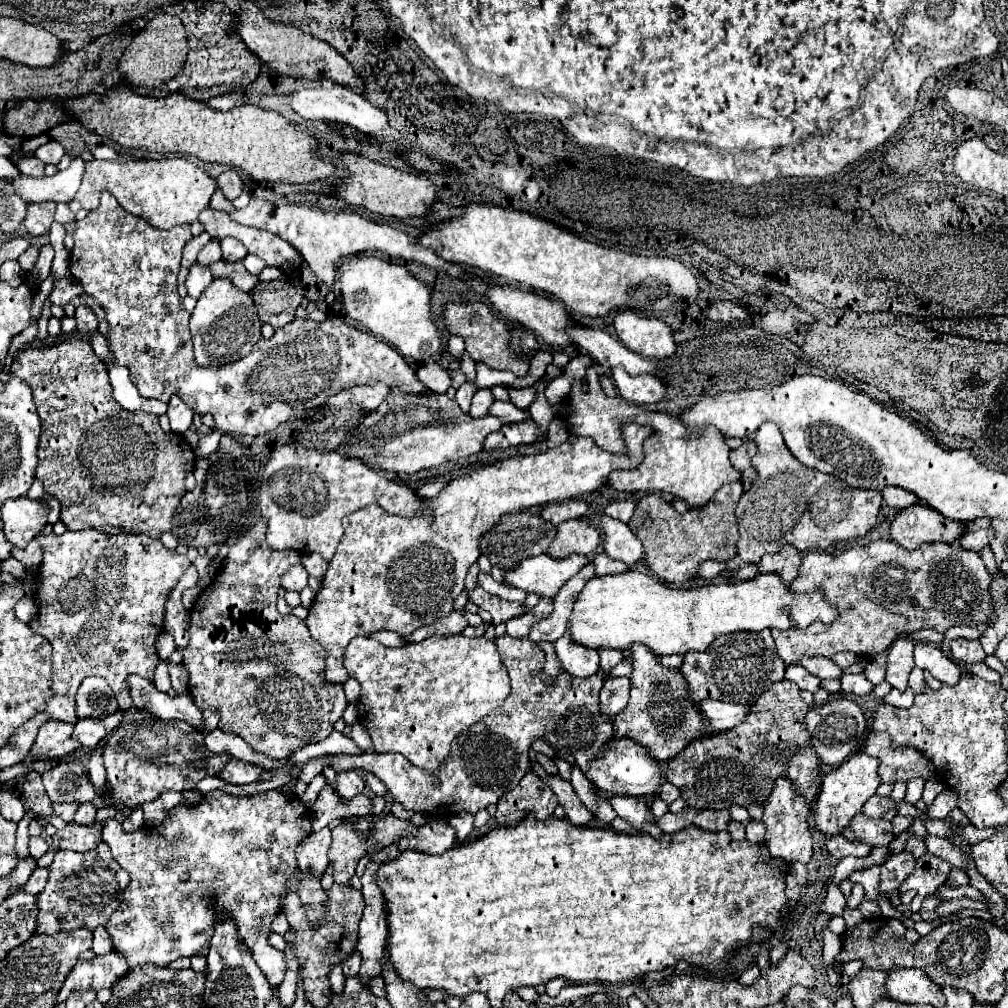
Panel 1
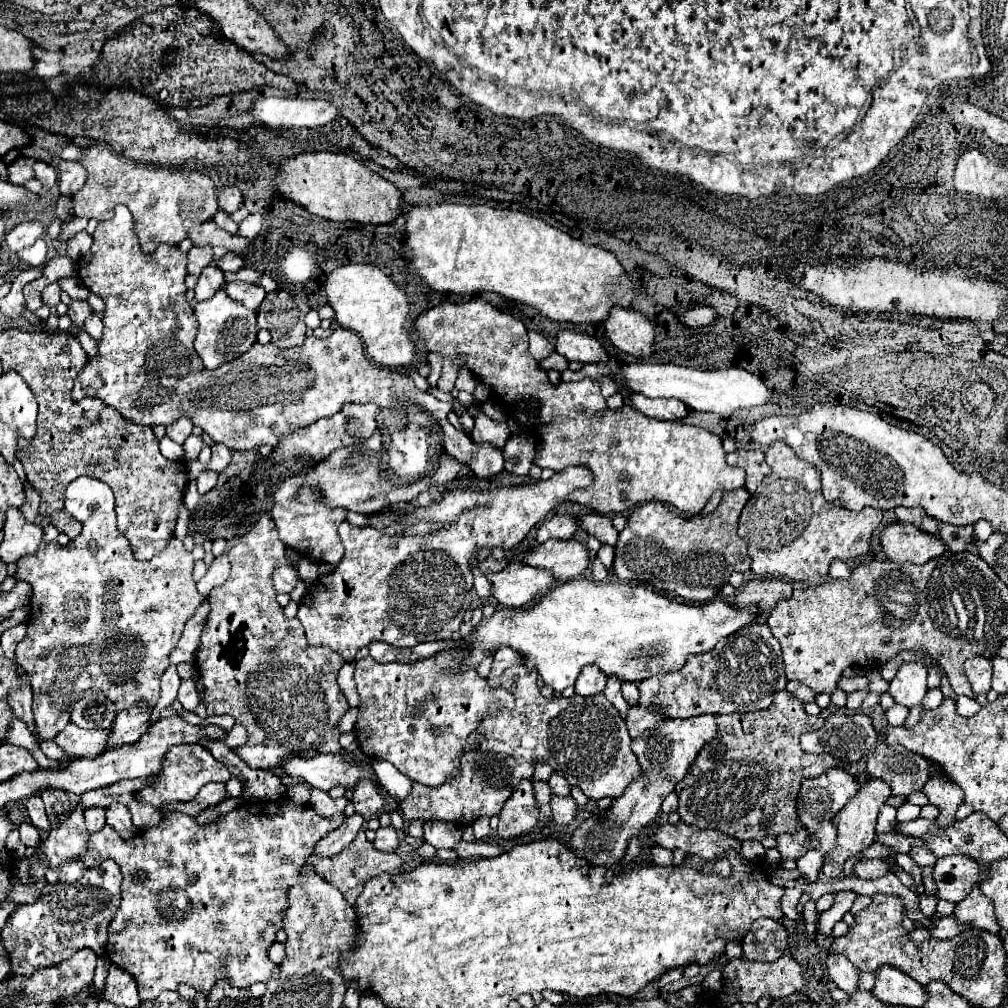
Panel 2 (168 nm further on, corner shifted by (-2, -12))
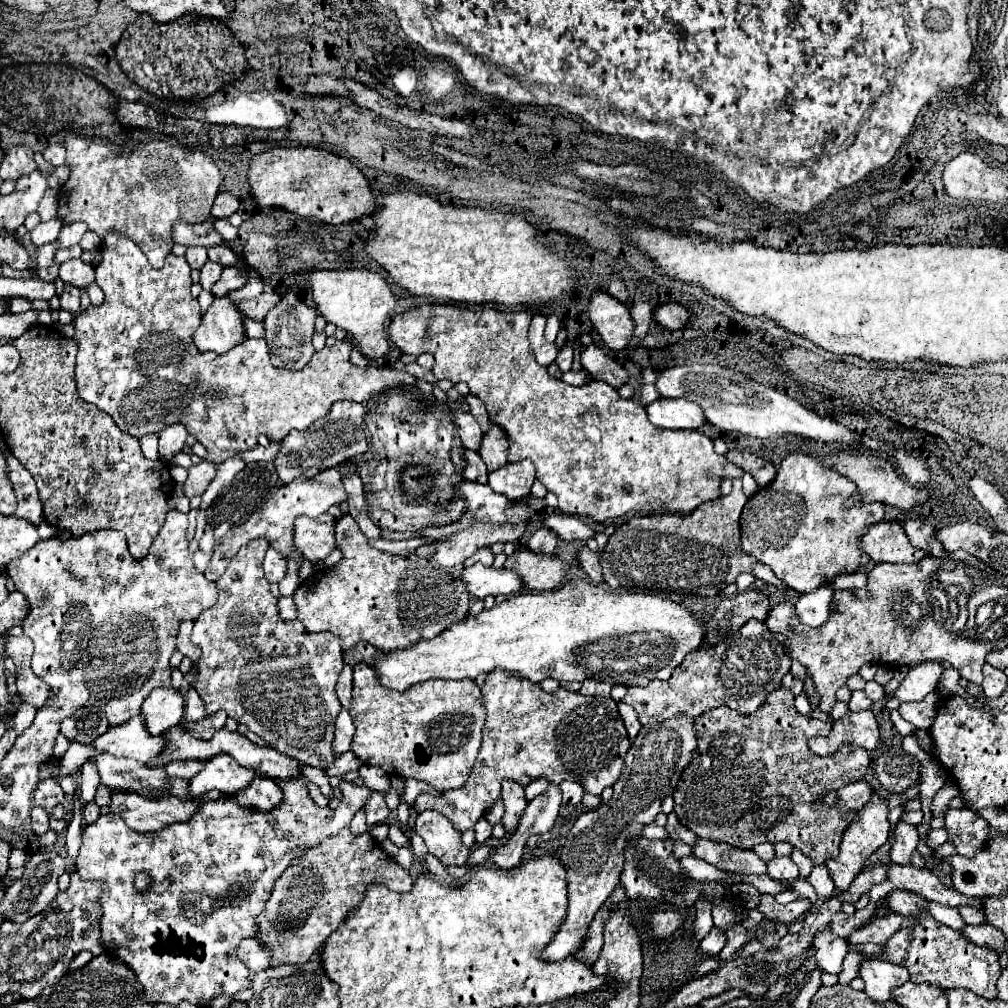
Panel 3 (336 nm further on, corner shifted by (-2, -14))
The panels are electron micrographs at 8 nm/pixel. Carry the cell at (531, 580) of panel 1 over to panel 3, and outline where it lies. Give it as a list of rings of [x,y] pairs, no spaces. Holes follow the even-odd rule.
[[[475,564],[471,568],[465,568],[461,578],[467,584],[467,592],[473,598],[485,598],[487,594],[511,596],[511,594],[521,592],[521,588],[523,588],[517,574],[503,570],[503,568],[499,568],[499,570],[485,568],[483,564]]]

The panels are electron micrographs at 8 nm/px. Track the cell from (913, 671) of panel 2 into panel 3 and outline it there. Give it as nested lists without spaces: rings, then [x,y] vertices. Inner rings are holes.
[[[925,662],[925,664],[917,664],[915,668],[909,668],[909,672],[903,678],[903,682],[899,684],[895,696],[901,702],[923,700],[929,692],[935,692],[941,672],[943,672],[943,666],[939,662]]]

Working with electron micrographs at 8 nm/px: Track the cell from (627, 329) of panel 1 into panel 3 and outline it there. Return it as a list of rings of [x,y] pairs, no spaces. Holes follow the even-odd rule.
[[[593,290],[589,298],[589,320],[611,350],[623,350],[631,342],[633,320],[629,308],[603,290]]]

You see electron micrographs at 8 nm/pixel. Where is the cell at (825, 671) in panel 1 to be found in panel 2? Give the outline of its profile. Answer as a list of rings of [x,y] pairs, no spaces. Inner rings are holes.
[[[851,676],[851,678],[841,678],[837,688],[841,688],[843,692],[855,692],[855,690],[867,690],[867,678],[865,676]]]

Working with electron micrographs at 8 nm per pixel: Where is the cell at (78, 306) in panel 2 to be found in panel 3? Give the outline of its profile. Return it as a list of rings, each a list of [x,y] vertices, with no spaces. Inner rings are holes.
[[[65,286],[65,290],[63,290],[63,294],[59,296],[59,300],[61,300],[61,308],[63,308],[63,310],[69,310],[69,312],[73,312],[73,314],[79,312],[79,288],[75,288],[75,286]]]

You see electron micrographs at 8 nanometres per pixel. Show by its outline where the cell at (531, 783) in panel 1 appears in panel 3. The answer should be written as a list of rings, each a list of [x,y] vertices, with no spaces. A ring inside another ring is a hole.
[[[511,780],[503,782],[501,800],[505,804],[503,826],[505,826],[505,830],[513,832],[517,828],[517,824],[519,824],[519,818],[525,812],[525,806],[527,806],[527,800],[525,800],[525,794],[523,794],[523,786],[519,786],[517,782],[511,782]]]

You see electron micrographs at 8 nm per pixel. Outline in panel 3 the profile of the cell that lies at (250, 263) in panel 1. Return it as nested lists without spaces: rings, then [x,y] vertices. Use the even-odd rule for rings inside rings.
[[[227,266],[227,268],[223,268],[221,278],[211,288],[211,294],[213,296],[225,296],[231,290],[243,288],[245,282],[247,282],[247,270],[239,270],[237,266]]]

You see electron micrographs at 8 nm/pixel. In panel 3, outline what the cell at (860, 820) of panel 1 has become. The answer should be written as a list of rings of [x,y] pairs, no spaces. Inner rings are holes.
[[[939,828],[939,830],[931,830],[931,832],[929,832],[927,846],[929,846],[931,850],[935,850],[937,846],[941,846],[941,844],[945,844],[945,842],[947,842],[947,830]]]

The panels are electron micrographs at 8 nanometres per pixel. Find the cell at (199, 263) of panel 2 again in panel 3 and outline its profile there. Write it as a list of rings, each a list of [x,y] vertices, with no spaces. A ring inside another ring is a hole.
[[[191,246],[187,248],[187,254],[185,254],[187,262],[191,268],[203,268],[203,264],[207,262],[207,248],[199,248],[199,246]]]

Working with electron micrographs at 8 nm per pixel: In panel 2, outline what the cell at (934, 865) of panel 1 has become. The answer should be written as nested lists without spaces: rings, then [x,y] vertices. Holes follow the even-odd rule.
[[[945,856],[933,868],[935,896],[939,900],[961,902],[971,886],[979,884],[985,876],[985,866],[967,856]]]

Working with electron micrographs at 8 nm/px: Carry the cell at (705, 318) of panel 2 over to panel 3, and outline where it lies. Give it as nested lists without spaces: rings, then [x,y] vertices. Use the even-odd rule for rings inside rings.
[[[665,302],[665,304],[655,308],[653,320],[665,330],[679,330],[679,328],[683,328],[687,324],[689,312],[677,302]]]

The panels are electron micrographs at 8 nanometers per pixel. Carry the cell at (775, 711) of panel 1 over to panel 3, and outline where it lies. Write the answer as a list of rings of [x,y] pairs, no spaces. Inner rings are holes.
[[[781,686],[779,690],[775,690],[775,692],[771,692],[771,694],[767,696],[767,702],[765,702],[763,706],[759,706],[759,710],[757,710],[755,714],[739,714],[737,710],[731,710],[729,706],[719,706],[719,708],[715,708],[715,710],[705,712],[703,716],[699,716],[699,718],[695,720],[695,732],[697,732],[697,738],[699,738],[697,748],[695,748],[695,758],[689,762],[687,770],[683,770],[683,778],[681,778],[679,784],[675,786],[675,792],[673,792],[675,808],[673,808],[673,812],[677,814],[679,822],[681,822],[685,828],[693,830],[699,838],[707,838],[707,840],[713,840],[713,842],[725,842],[725,844],[729,844],[729,846],[743,848],[743,850],[751,850],[753,846],[757,846],[757,844],[761,844],[761,842],[771,842],[771,844],[789,842],[791,846],[795,846],[795,848],[801,850],[803,854],[811,856],[811,860],[813,860],[815,864],[825,864],[827,860],[839,856],[841,838],[843,838],[847,826],[849,826],[851,822],[859,820],[859,812],[855,812],[855,810],[853,810],[853,812],[849,812],[849,810],[843,810],[843,812],[841,812],[841,810],[835,810],[835,808],[831,808],[831,806],[815,806],[815,802],[819,802],[821,798],[825,798],[825,796],[827,796],[829,792],[833,792],[833,790],[839,790],[839,788],[843,788],[843,786],[847,786],[847,784],[851,784],[851,782],[863,780],[863,776],[867,774],[867,768],[869,768],[869,754],[867,754],[867,750],[863,750],[863,748],[859,748],[859,746],[851,746],[851,744],[839,748],[835,754],[829,754],[829,756],[817,756],[817,754],[813,754],[811,748],[807,746],[809,738],[813,738],[813,736],[827,736],[827,734],[829,734],[829,724],[827,724],[827,722],[821,722],[821,720],[817,720],[817,718],[813,718],[813,716],[803,716],[803,714],[799,714],[799,712],[795,710],[793,698],[795,698],[795,696],[791,694],[791,690],[787,690],[787,688]]]

